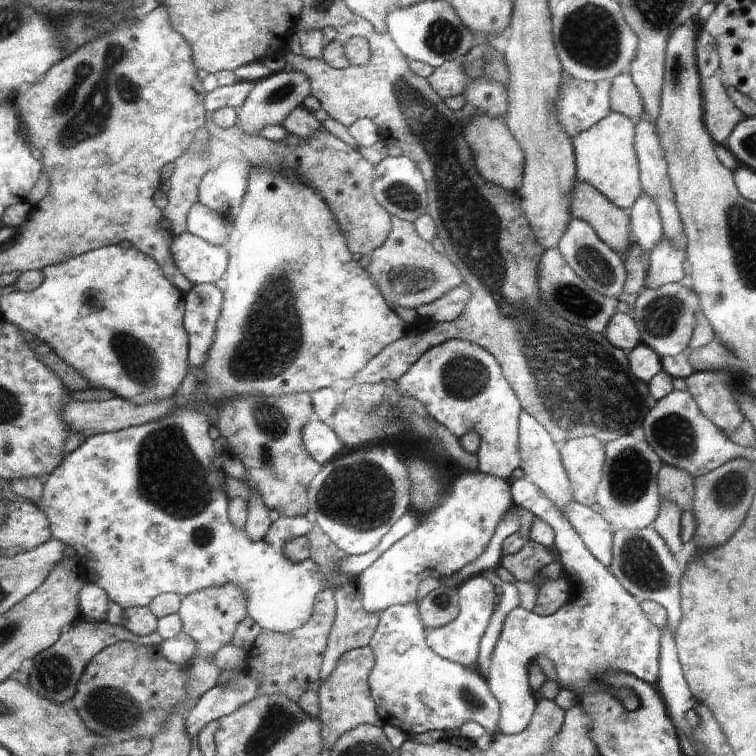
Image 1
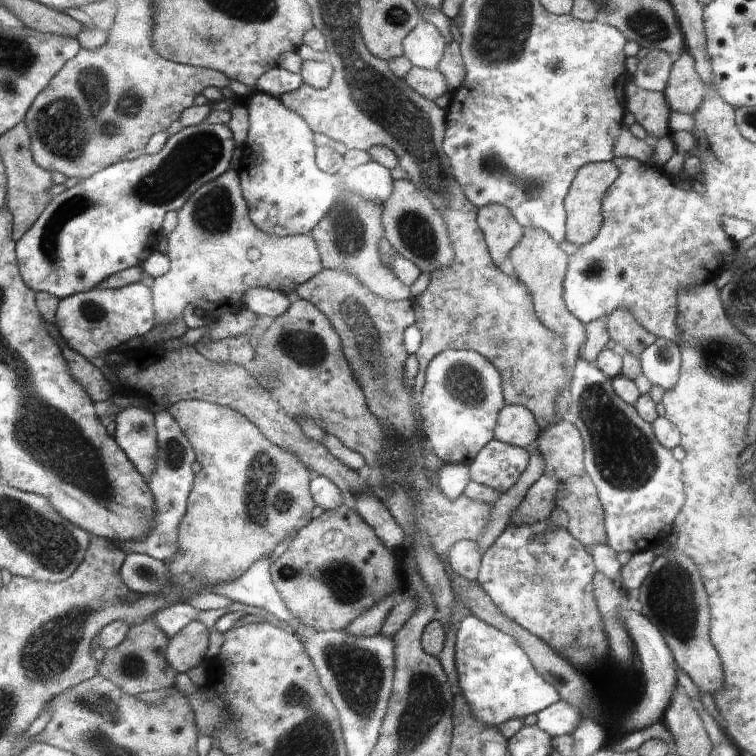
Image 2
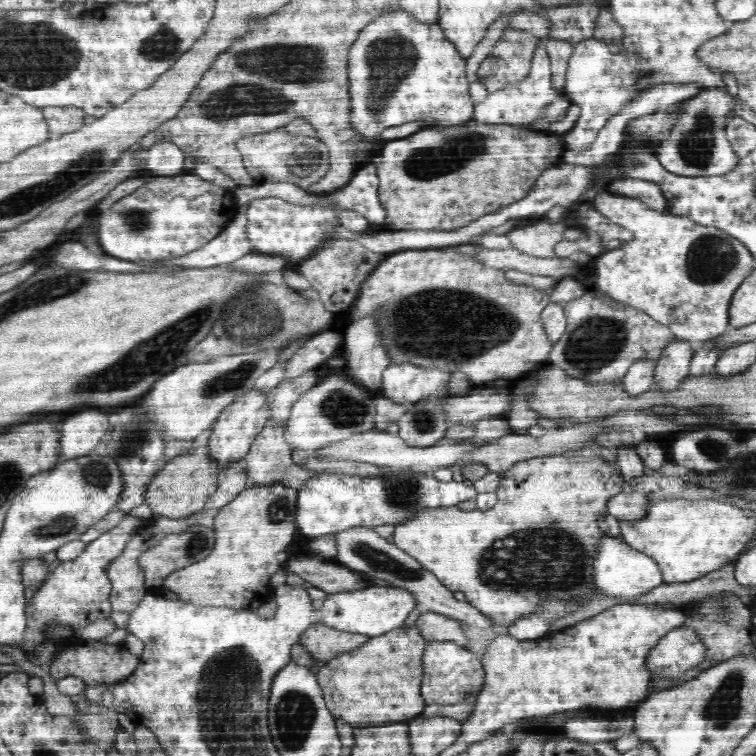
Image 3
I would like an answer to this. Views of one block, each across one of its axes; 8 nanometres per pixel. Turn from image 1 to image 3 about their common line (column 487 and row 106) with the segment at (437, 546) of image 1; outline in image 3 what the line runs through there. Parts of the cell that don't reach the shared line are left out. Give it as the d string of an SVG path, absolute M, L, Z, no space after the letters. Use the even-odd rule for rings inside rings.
M545 41L538 44L537 51L531 60L531 66L527 75L517 83L507 84L496 92L488 93L488 96L479 103L475 103L472 120L484 124L530 124L536 122L542 110L563 96L564 92L558 92L553 88L552 63L545 49Z

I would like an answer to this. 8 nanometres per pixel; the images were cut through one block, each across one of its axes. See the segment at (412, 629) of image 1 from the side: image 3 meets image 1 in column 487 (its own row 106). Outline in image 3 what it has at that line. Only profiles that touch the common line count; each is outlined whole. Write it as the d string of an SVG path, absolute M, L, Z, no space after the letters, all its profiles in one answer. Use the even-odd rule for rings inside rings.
M700 90L678 108L673 127L656 149L662 167L680 176L720 176L738 167L737 152L726 136L726 114L733 108L734 98L721 90Z

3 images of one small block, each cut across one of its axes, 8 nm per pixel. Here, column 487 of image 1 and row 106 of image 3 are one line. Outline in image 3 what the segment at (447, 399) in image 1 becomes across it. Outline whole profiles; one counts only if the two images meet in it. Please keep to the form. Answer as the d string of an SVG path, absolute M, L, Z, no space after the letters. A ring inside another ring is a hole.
M396 8L396 12L384 12L374 18L366 28L360 30L356 42L350 46L348 56L349 95L351 104L350 124L361 136L361 145L354 151L354 158L359 166L369 162L372 154L380 148L378 136L386 128L392 128L420 119L426 121L425 128L454 128L473 118L475 102L469 95L466 61L462 59L458 48L446 39L439 22L424 23L417 16Z

